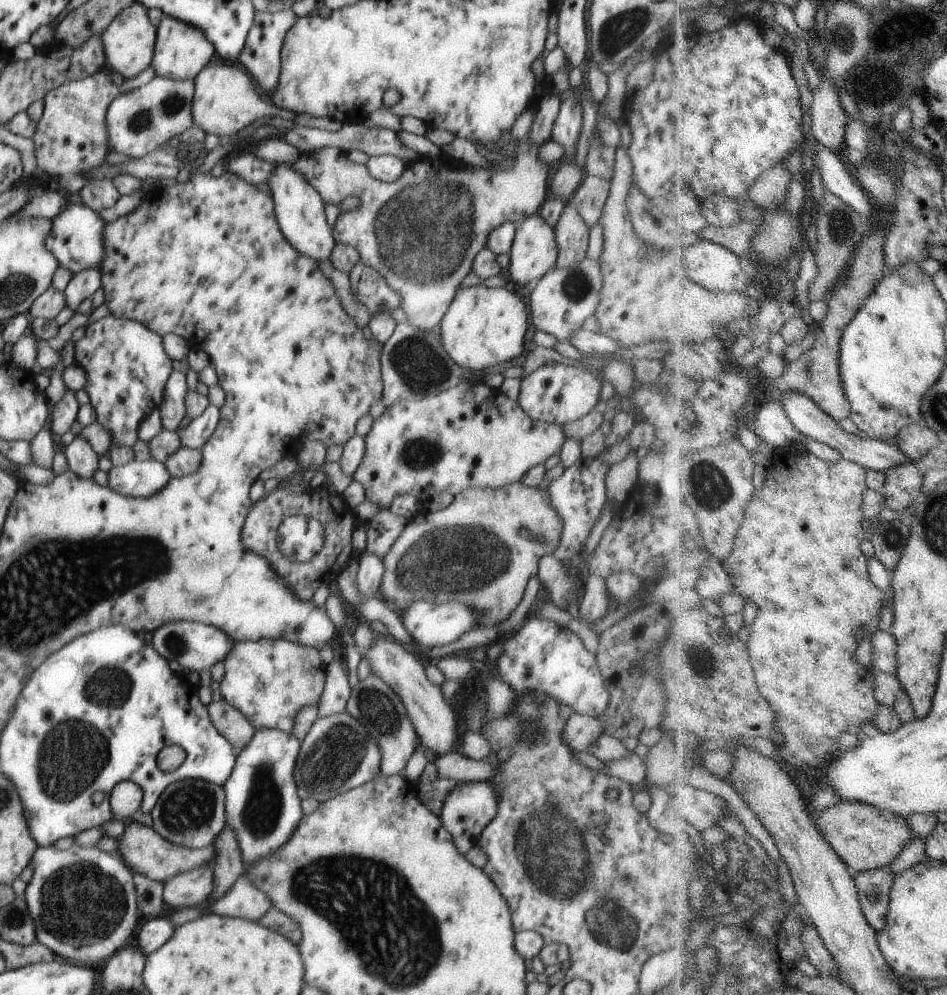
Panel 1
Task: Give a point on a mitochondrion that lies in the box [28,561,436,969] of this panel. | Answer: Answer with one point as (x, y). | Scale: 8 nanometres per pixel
(76, 898)

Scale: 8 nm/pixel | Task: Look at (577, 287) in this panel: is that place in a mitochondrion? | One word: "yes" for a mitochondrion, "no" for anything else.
yes

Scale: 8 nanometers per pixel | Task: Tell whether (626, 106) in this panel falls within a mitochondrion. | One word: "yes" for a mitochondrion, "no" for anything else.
no

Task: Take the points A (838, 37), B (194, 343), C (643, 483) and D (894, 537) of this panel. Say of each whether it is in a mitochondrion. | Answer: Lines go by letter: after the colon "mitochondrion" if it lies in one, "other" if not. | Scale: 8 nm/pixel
A: mitochondrion
B: other
C: other
D: mitochondrion

